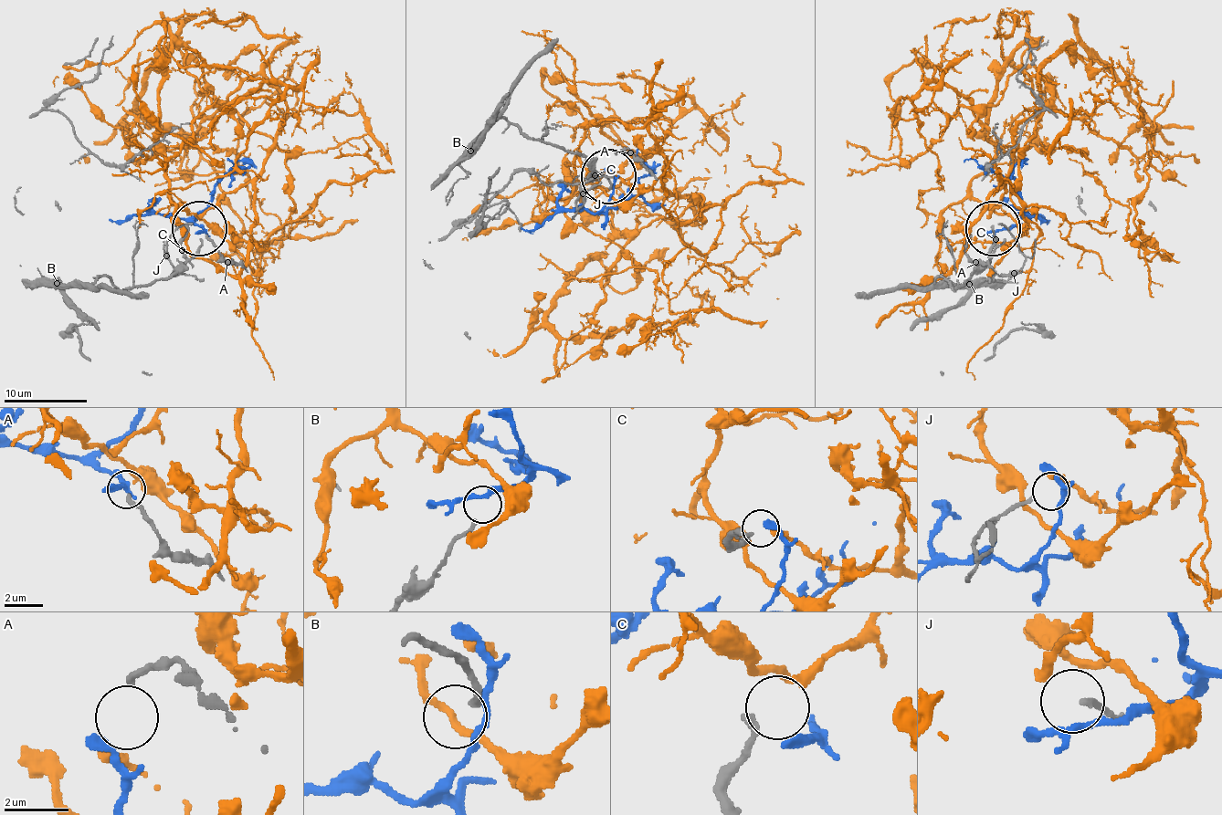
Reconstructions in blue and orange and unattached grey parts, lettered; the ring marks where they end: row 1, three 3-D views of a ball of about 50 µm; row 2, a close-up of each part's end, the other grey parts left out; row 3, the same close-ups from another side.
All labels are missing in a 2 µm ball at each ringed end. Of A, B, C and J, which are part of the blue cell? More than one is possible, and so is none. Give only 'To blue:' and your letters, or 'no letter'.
To blue: A

